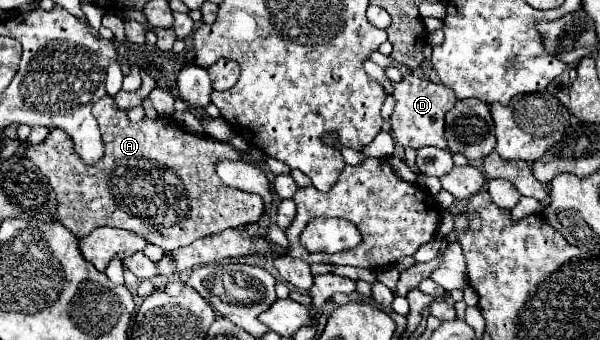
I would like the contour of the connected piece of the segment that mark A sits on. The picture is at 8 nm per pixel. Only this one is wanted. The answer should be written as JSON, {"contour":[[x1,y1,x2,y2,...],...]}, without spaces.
{"contour":[[105,96,93,106,93,114,101,126,101,136,105,144,105,156,94,166,84,164,74,150,70,136,59,129,49,132,49,136,37,146,25,150,27,158,37,164,37,168,47,176,49,184,57,194,57,216,63,226,67,226,77,238,87,236,93,228,115,226,143,234,149,244,163,248,165,252,189,246,197,238,223,232,229,226,255,224,263,214,263,198,259,194,241,192,219,180,215,174,217,158,241,158,233,146,217,142,205,136,193,136,183,132,171,118,143,118,139,124,127,120,125,110,113,106,113,98]]}

